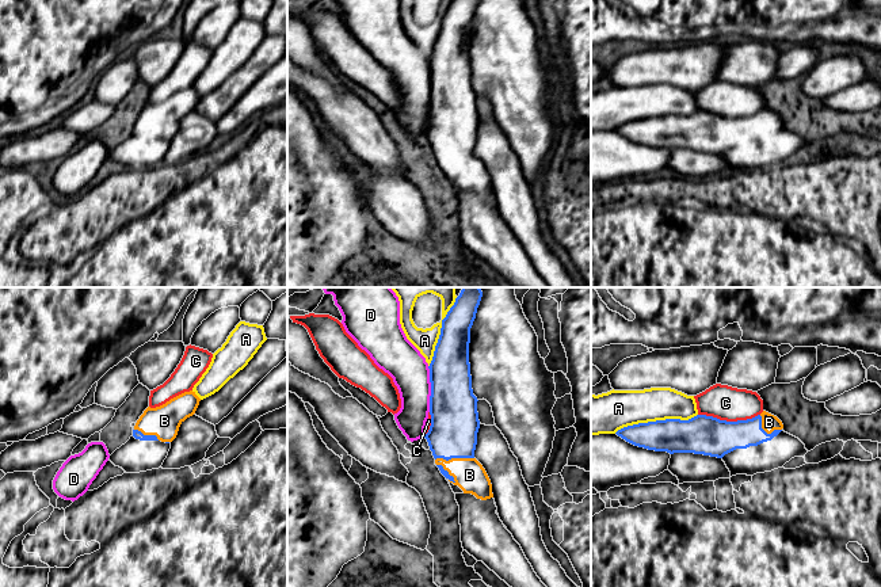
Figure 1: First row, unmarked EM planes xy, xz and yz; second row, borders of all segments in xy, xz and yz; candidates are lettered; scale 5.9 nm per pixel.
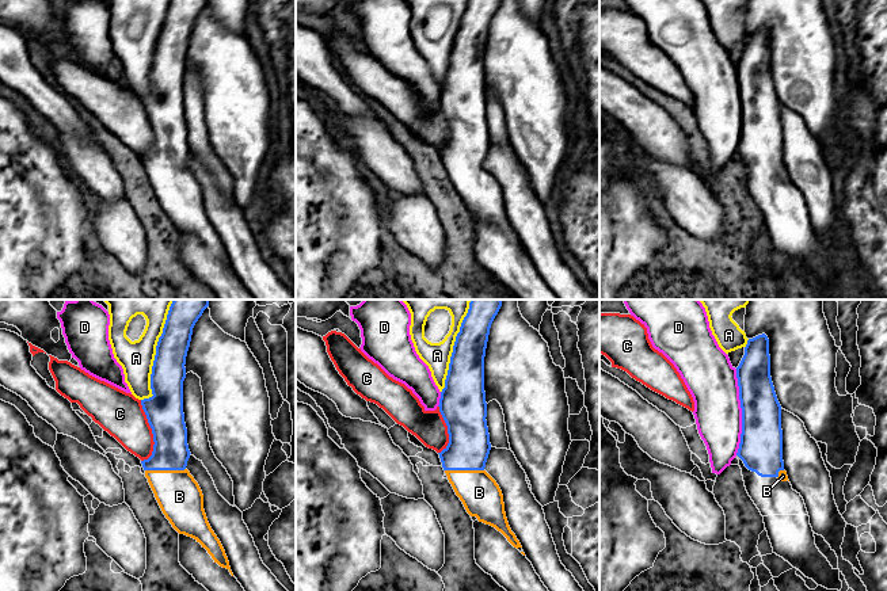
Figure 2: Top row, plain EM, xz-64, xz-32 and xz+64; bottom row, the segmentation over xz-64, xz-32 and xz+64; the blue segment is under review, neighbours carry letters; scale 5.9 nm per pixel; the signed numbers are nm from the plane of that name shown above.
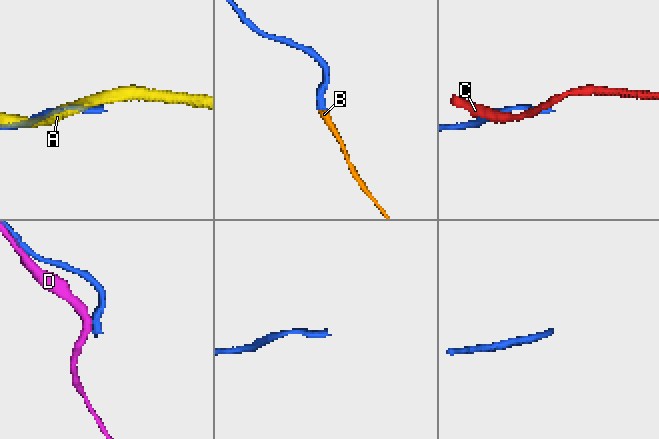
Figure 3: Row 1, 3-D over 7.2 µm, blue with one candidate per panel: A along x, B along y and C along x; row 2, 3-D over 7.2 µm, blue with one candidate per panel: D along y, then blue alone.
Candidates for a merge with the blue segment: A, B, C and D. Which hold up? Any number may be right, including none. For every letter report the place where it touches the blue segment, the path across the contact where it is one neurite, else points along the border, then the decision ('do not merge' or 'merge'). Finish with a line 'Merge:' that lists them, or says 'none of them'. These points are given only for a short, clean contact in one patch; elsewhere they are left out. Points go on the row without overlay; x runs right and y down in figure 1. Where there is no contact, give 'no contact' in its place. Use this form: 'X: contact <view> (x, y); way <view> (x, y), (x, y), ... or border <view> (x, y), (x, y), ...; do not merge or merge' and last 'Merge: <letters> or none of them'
A: contact yz (656, 117); do not merge
B: contact xz (454, 153); way xz (454, 115), (454, 153), (469, 171); merge
C: contact yz (729, 118); border yz (698, 110), (727, 117), (746, 117), (759, 111); do not merge
D: contact xz (431, 86); border xz (427, 63), (430, 73), (430, 107); do not merge
Merge: B

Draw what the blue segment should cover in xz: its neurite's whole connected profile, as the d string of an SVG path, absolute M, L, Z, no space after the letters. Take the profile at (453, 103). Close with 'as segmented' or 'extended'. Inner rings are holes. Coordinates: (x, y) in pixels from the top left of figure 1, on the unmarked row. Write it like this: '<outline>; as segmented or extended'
M454 0L442 16L430 65L431 122L424 134L440 169L464 190L493 194L491 176L474 155L480 125L469 60L470 24L480 0Z; extended

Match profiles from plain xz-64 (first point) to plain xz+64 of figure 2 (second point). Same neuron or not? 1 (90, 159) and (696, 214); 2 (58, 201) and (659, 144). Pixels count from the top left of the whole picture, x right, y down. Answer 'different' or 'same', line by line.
1: different
2: different

